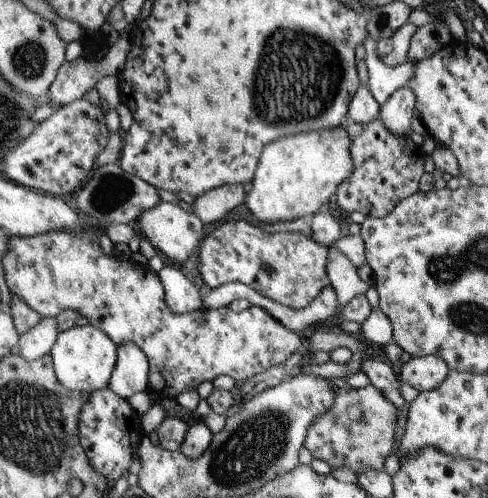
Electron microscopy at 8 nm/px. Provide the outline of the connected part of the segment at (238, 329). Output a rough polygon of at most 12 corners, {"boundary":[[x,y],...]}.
{"boundary":[[102,232],[9,236],[11,294],[134,342],[176,399],[284,363],[304,339],[258,301],[168,310]]}

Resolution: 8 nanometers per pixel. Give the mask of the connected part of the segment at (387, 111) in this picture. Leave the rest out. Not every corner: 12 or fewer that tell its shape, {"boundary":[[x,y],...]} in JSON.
{"boundary":[[402,86],[379,105],[379,117],[394,136],[410,136],[414,92]]}

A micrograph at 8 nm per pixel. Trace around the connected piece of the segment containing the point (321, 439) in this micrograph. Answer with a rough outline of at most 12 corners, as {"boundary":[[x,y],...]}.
{"boundary":[[370,383],[336,388],[304,446],[331,469],[384,469],[396,406]]}

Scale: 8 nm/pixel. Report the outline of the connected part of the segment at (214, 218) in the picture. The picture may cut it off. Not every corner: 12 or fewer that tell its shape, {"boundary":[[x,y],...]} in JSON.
{"boundary":[[224,185],[194,197],[202,224],[220,222],[245,202],[247,186]]}

